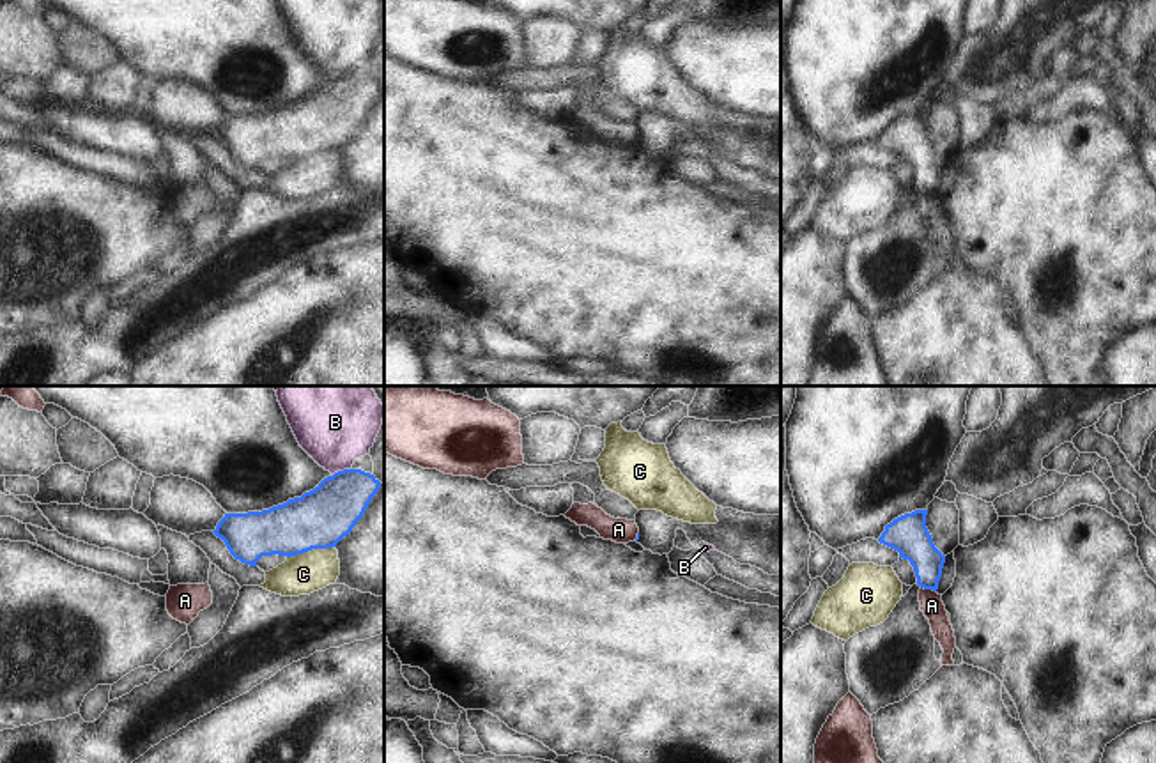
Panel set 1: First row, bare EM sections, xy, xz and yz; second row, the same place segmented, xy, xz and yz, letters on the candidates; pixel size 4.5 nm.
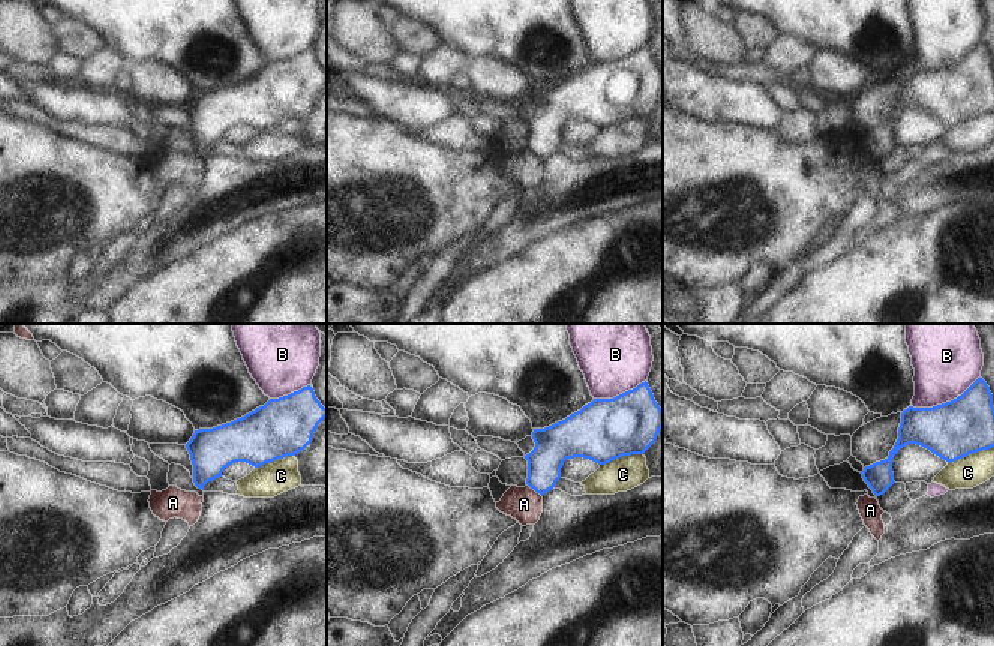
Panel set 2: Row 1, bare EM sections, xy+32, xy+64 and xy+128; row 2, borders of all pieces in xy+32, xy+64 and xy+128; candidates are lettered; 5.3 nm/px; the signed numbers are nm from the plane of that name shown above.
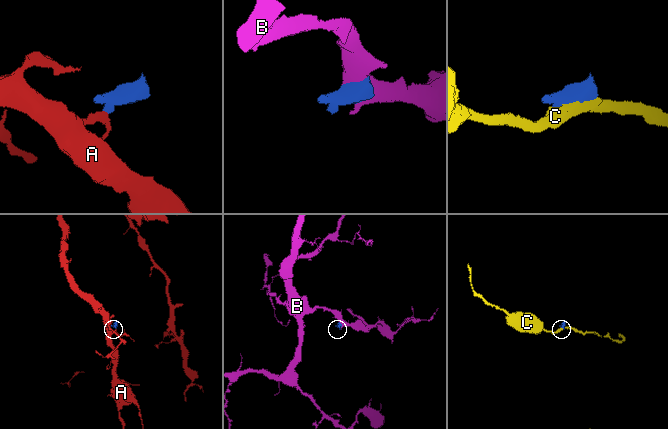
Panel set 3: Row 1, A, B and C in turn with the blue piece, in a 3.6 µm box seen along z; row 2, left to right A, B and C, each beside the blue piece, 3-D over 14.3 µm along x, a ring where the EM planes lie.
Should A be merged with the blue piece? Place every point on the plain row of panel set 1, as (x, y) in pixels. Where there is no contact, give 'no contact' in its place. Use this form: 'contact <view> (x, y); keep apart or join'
contact yz (928, 192); keep apart

